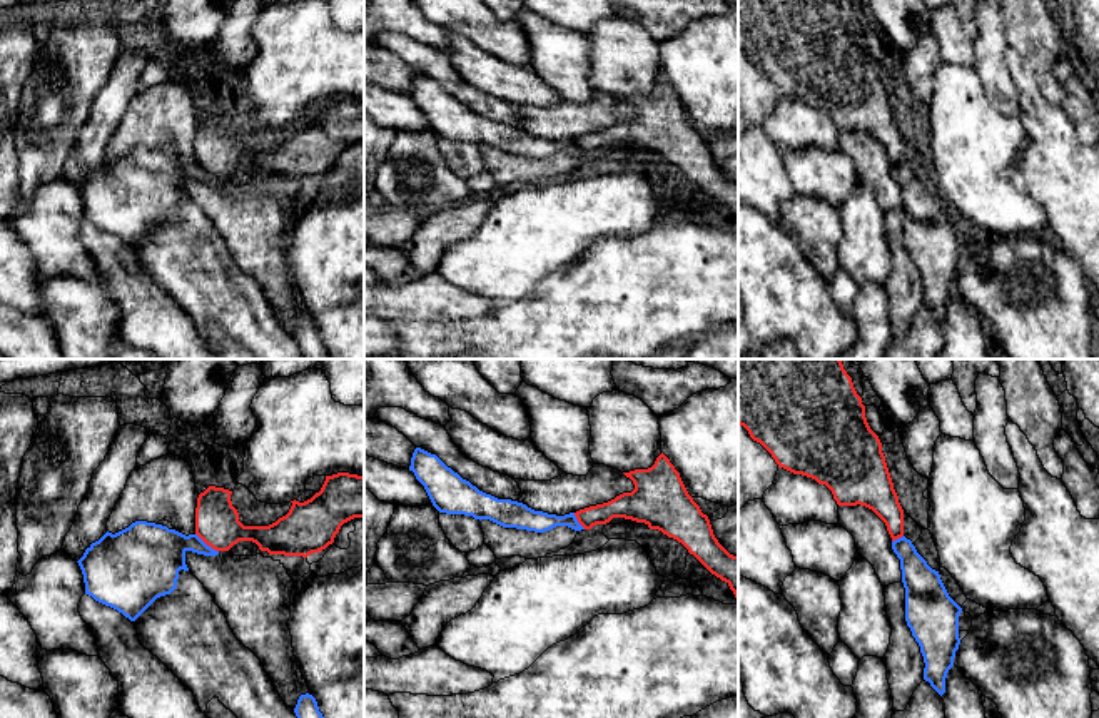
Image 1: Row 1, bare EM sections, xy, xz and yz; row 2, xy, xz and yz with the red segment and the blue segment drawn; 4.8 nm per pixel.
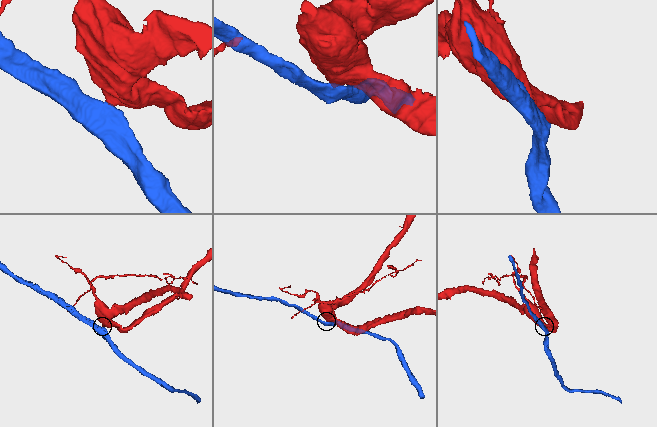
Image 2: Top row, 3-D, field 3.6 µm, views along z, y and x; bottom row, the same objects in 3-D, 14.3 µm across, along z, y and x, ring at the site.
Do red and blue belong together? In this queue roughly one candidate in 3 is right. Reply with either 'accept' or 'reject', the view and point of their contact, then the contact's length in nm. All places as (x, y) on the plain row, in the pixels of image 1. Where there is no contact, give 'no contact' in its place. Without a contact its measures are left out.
reject; meets red in xy at (207, 171); contact 140 nm long

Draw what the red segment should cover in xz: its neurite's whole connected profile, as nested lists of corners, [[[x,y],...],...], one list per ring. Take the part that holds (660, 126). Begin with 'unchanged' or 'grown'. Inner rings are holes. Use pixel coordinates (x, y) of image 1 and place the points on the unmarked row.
unchanged; [[[661,78],[651,94],[623,100],[633,107],[635,115],[631,119],[623,119],[608,129],[576,137],[575,142],[578,149],[585,155],[591,155],[596,150],[606,150],[613,144],[645,149],[650,155],[658,155],[668,164],[681,169],[712,200],[730,212],[738,229],[738,182],[730,180],[718,169],[708,142],[701,139],[700,132],[688,120],[680,99],[670,85]]]

